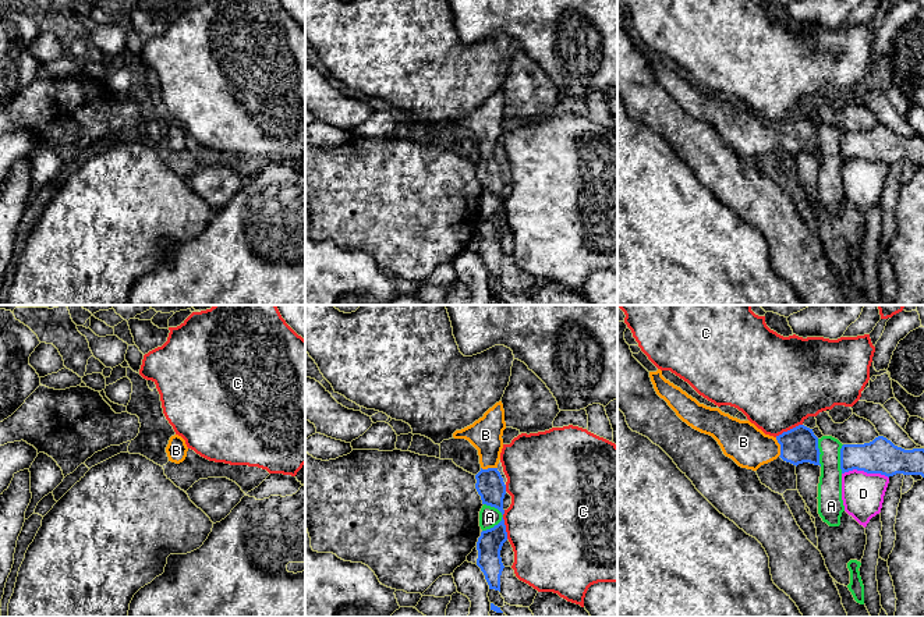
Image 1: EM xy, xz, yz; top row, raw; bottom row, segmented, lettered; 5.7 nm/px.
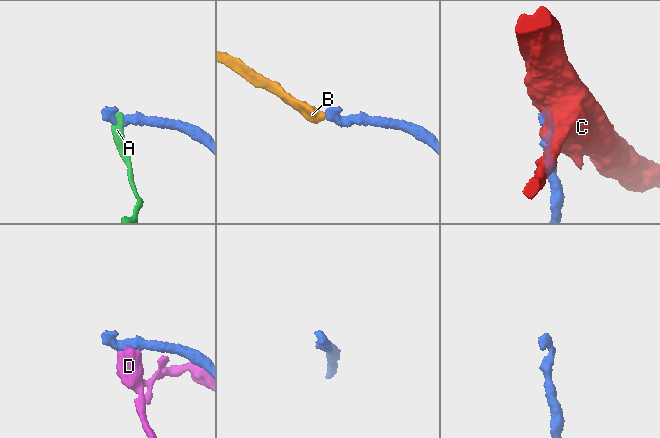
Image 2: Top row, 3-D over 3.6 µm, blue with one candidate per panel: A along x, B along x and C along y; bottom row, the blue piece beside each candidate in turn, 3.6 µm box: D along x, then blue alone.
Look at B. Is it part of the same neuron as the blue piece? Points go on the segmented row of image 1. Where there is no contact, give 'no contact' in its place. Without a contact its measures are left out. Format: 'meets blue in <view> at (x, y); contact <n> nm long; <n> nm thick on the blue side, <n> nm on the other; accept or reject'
meets blue in yz at (781, 447); contact 110 nm long; 200 nm thick on the blue side, 240 nm on the other; accept

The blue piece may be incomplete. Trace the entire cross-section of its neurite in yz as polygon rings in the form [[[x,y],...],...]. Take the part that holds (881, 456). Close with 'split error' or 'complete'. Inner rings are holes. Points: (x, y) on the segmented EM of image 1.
[[[884,436],[864,444],[843,444],[840,469],[842,474],[857,469],[888,478],[896,474],[924,478],[924,448],[904,450]]]; complete

